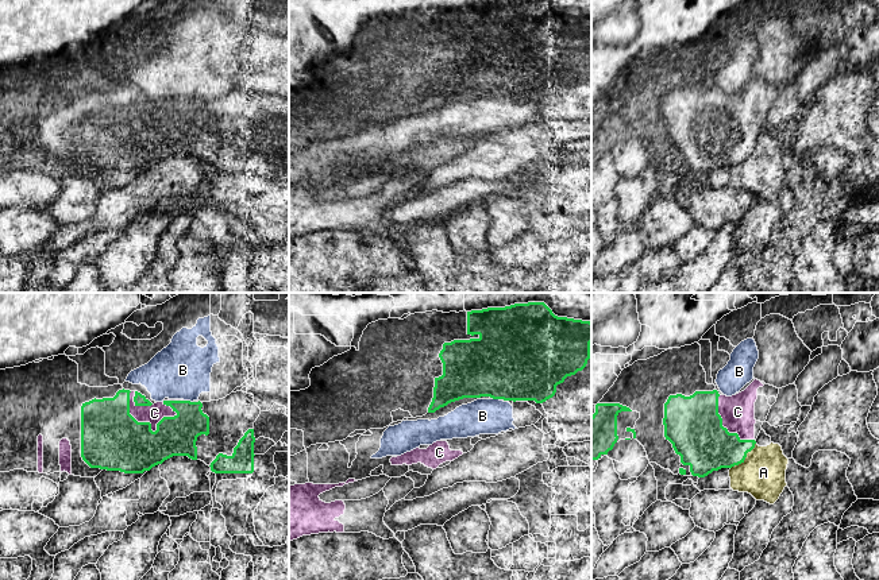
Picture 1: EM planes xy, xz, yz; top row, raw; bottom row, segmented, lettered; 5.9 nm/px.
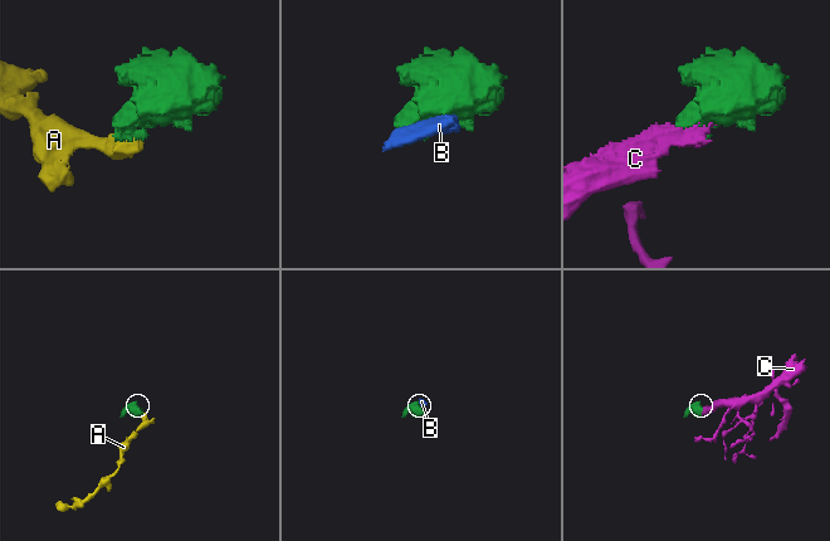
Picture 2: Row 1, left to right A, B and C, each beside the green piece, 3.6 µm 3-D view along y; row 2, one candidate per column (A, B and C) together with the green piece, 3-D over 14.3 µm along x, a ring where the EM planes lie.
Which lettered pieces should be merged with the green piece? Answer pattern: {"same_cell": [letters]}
{"same_cell": ["C"]}

